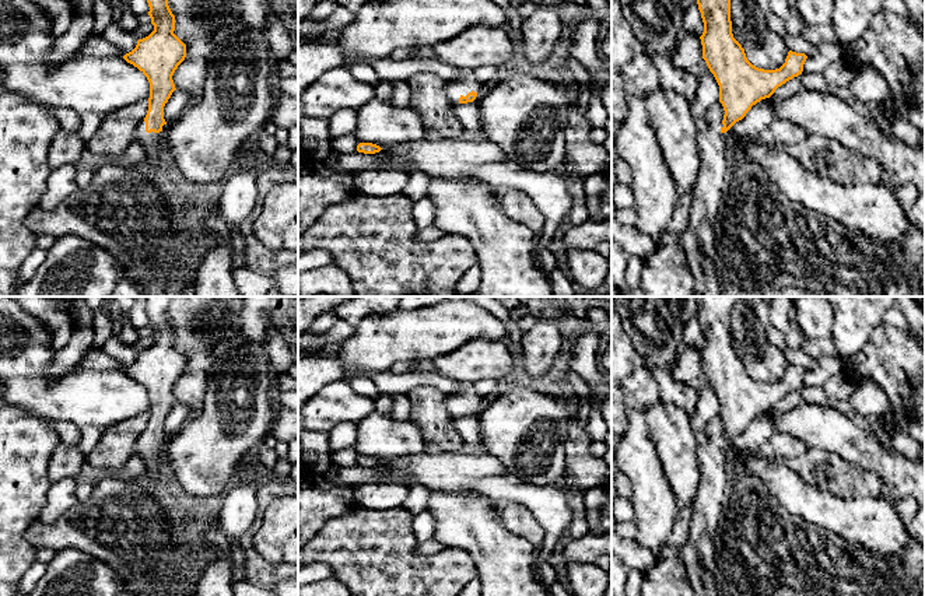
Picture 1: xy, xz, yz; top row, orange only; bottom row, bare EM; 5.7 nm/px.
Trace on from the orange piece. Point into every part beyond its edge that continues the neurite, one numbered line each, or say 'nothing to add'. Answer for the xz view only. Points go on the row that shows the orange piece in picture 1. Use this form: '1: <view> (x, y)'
1: xz (466, 81)

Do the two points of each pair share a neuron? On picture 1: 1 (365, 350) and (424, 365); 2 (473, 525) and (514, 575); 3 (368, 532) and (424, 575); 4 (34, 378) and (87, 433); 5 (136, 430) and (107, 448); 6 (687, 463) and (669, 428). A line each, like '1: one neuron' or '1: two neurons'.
1: two neurons
2: one neuron
3: one neuron
4: two neurons
5: one neuron
6: one neuron

